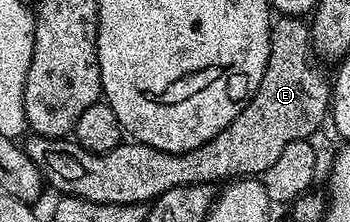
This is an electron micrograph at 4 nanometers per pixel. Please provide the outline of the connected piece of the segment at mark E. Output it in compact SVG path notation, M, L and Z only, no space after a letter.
M279 16L271 23L269 60L265 64L265 72L261 76L261 84L257 92L244 106L242 112L205 144L184 154L170 154L147 146L143 142L127 140L109 152L94 154L70 137L46 138L40 134L31 134L26 139L25 149L27 155L40 168L47 172L52 170L57 177L67 181L66 193L70 197L110 206L150 204L169 188L178 186L216 184L215 182L223 184L228 180L262 176L269 168L269 164L276 162L277 156L281 156L281 151L288 144L307 140L312 132L320 129L328 121L332 83L329 81L329 74L326 74L319 65L321 65L320 59L316 55L314 46L311 45L310 25L299 16Z

